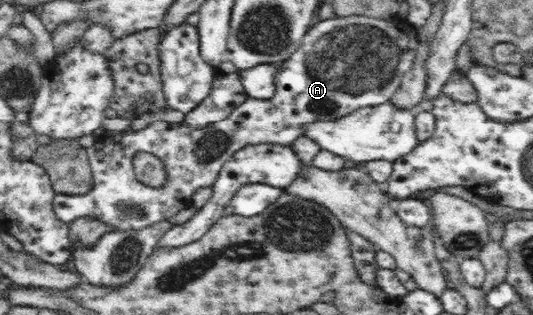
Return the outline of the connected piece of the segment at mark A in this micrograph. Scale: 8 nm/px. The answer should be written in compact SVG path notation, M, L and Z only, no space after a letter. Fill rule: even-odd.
M367 16L333 17L317 22L303 37L303 44L291 54L275 73L273 97L266 100L247 98L238 105L223 121L208 125L207 128L190 128L185 122L169 123L159 119L141 130L114 132L111 137L96 139L95 143L85 148L91 169L94 187L86 194L56 193L53 209L56 216L65 223L81 217L92 217L106 223L114 230L143 229L173 217L179 210L192 203L195 191L212 187L220 168L229 161L232 153L246 145L259 142L276 142L289 145L304 135L304 125L316 121L333 121L349 116L358 109L373 107L390 101L391 96L400 88L402 75L407 73L414 62L417 50L416 29L405 20L381 20ZM147 152L156 155L166 171L167 183L156 189L147 187L136 179L132 161L137 154Z

